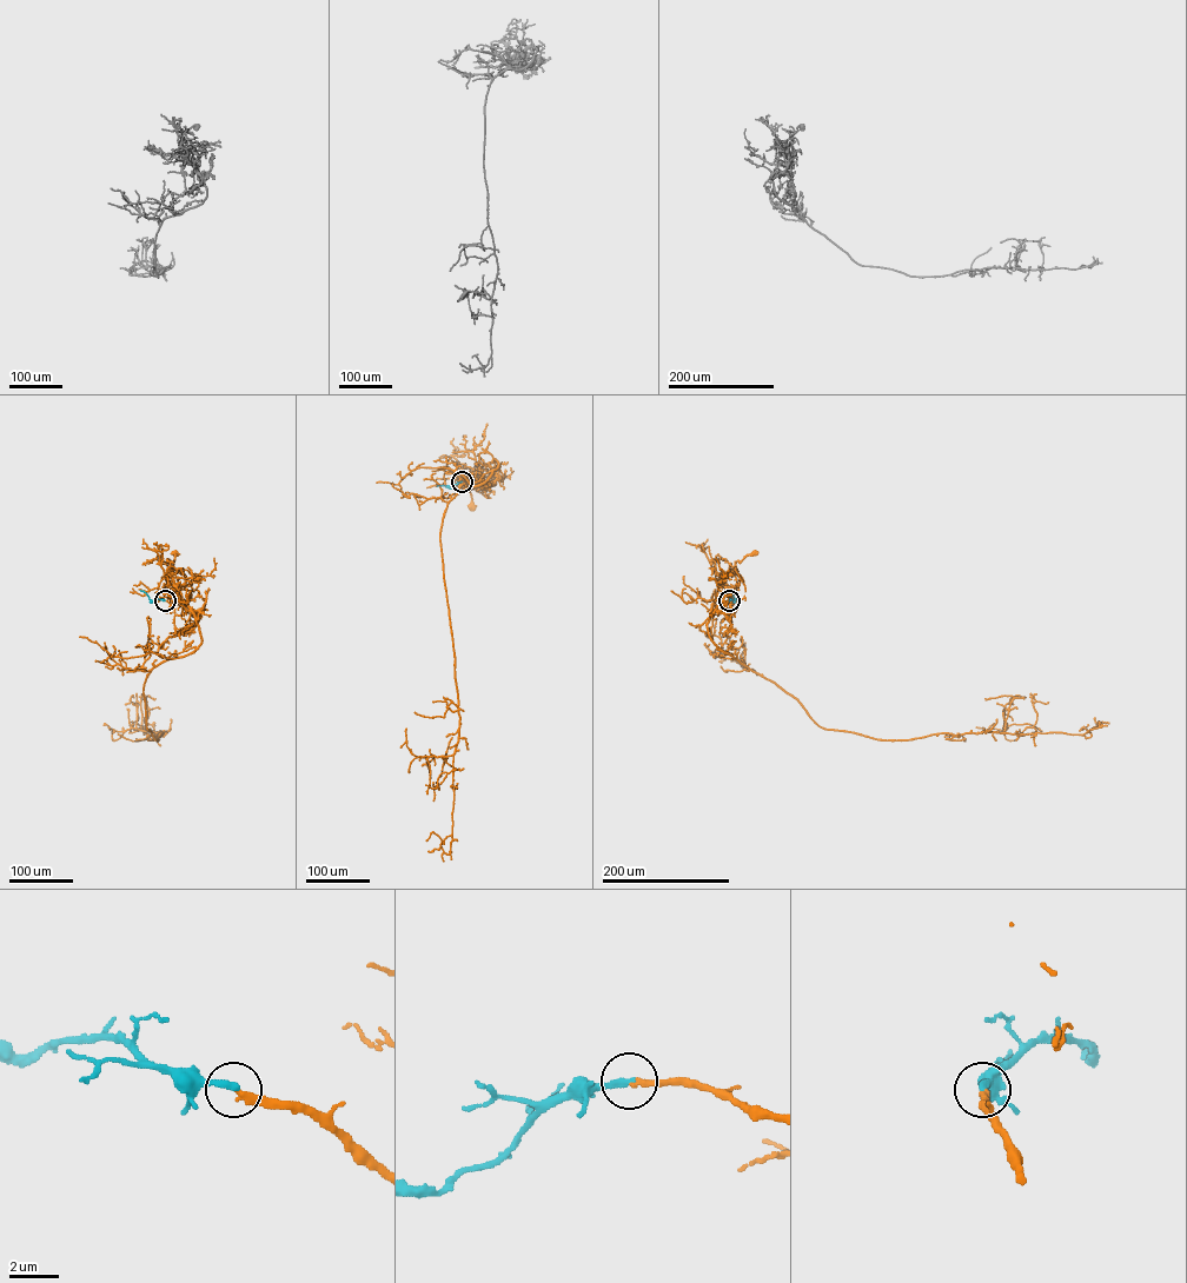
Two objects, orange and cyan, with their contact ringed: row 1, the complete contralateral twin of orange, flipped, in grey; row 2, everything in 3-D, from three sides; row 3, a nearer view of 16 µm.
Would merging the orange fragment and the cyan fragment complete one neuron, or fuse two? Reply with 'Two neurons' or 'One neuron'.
Two neurons

